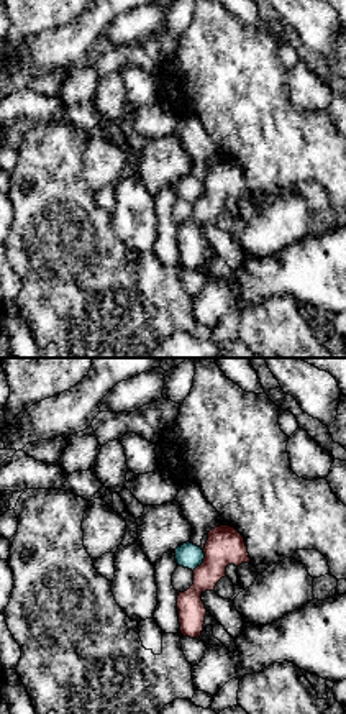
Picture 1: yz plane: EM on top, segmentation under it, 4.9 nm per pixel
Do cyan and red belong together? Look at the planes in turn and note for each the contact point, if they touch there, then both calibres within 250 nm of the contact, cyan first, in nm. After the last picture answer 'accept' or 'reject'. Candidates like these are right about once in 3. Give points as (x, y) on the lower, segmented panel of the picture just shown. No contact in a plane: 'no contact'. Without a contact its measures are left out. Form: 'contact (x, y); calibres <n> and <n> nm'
contact (202, 562); calibres 120 and 190 nm

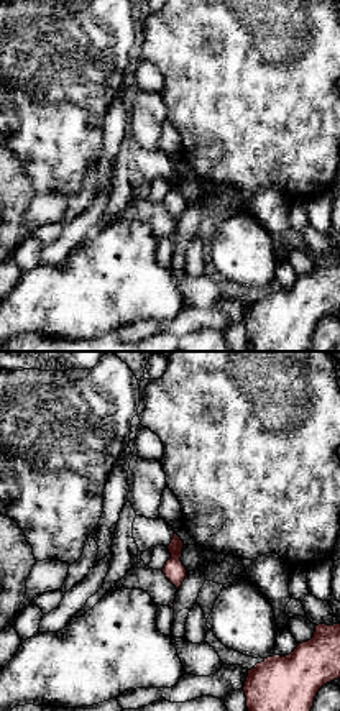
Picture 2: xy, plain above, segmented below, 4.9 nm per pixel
no contact

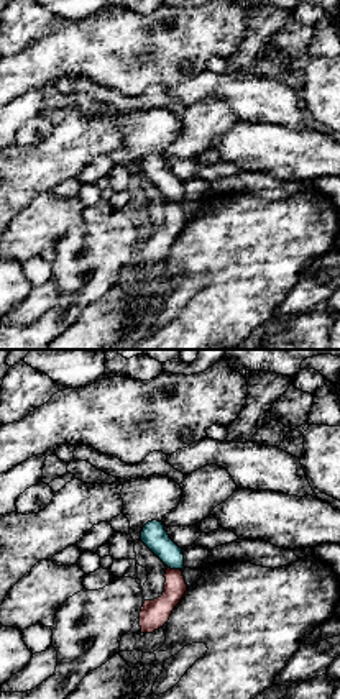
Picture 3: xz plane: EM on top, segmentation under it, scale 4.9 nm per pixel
contact (174, 568); calibres 120 and 140 nm

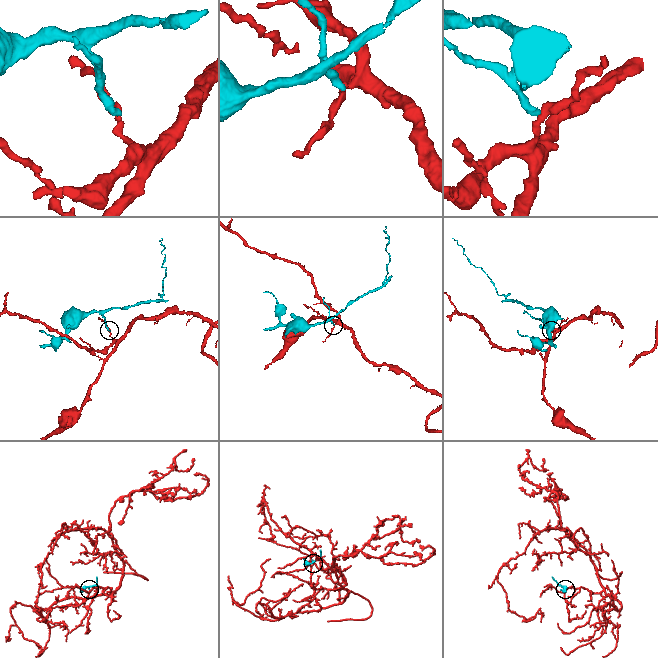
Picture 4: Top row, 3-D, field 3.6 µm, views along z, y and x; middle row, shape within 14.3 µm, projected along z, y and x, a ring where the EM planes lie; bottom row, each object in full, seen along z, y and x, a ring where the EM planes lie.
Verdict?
reject

